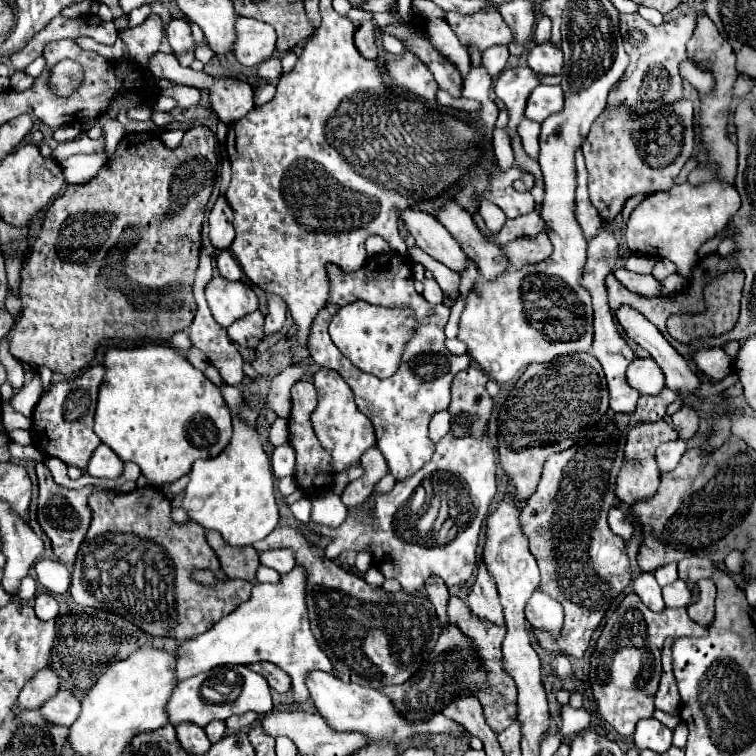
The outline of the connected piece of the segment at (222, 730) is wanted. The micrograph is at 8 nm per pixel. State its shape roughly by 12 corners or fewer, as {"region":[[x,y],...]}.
{"region":[[222,720],[210,722],[206,730],[210,742],[218,742],[226,734]]}

